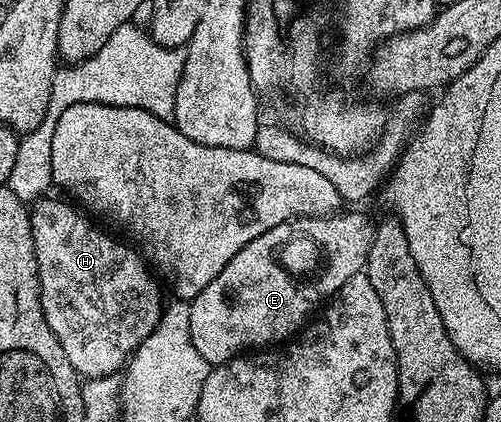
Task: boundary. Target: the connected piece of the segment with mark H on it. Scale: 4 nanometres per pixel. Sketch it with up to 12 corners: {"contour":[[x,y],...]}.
{"contour":[[68,200],[29,215],[45,322],[85,379],[161,321],[136,248]]}

